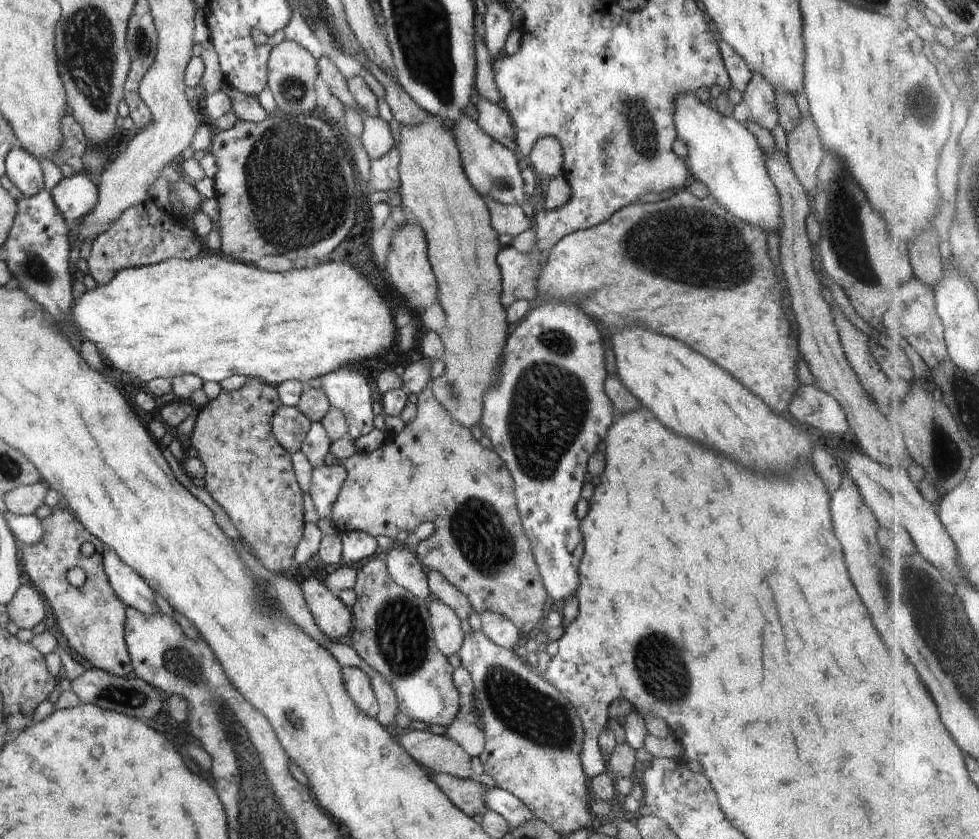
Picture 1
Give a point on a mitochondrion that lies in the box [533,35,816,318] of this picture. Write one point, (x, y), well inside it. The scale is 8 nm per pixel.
(642, 133)

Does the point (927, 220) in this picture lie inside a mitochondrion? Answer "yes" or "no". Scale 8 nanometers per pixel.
no

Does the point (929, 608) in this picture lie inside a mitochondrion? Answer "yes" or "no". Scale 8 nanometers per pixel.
yes

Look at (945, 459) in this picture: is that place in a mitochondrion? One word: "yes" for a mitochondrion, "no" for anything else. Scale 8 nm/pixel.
yes

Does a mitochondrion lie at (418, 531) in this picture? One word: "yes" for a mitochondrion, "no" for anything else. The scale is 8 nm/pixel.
no

